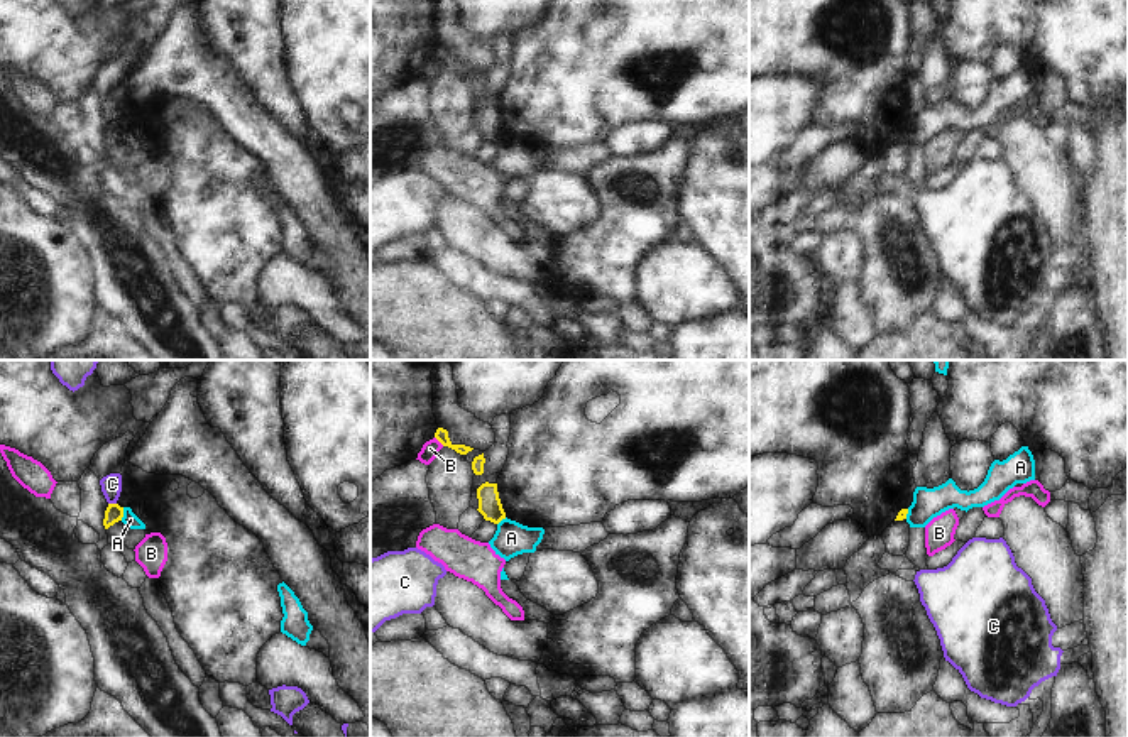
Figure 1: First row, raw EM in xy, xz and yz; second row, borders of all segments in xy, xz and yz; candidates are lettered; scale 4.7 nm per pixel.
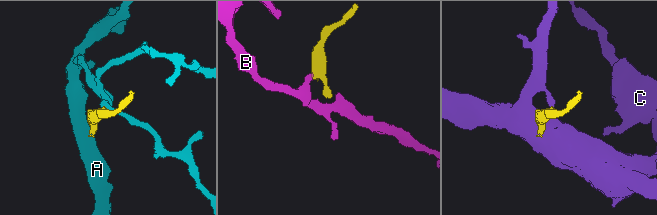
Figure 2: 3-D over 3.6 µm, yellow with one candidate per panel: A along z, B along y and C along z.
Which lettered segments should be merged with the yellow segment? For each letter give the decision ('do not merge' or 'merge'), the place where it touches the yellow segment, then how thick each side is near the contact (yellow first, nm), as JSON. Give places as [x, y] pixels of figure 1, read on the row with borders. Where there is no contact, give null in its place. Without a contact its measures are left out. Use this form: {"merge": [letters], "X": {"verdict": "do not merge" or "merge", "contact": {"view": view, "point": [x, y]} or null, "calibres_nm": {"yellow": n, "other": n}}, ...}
{"merge": [], "A": {"verdict": "do not merge", "contact": {"view": "xy", "point": [122, 514]}, "calibres_nm": {"yellow": 90, "other": 70}}, "B": {"verdict": "do not merge", "contact": {"view": "xz", "point": [440, 442]}, "calibres_nm": {"yellow": 60, "other": 80}}, "C": {"verdict": "do not merge", "contact": {"view": "xy", "point": [112, 504]}, "calibres_nm": {"yellow": 90, "other": 100}}}

